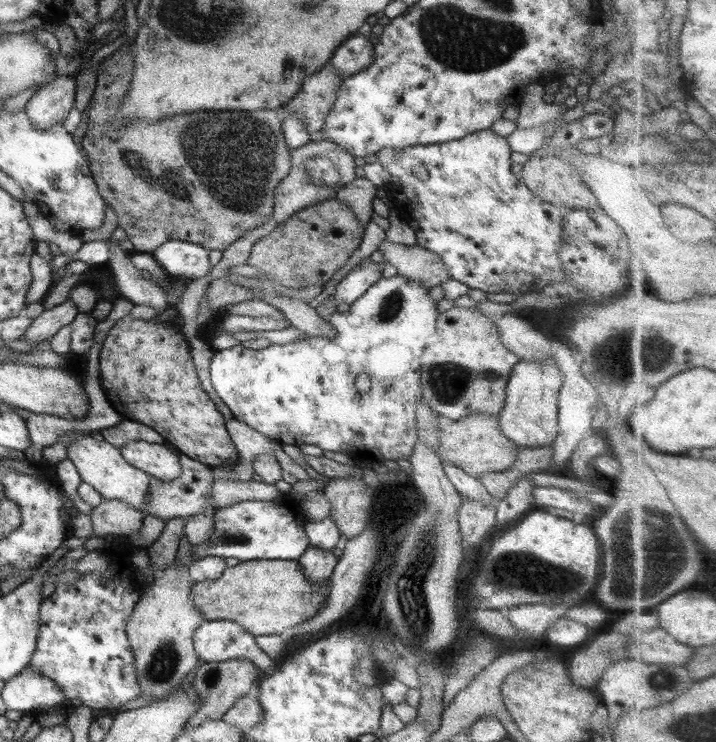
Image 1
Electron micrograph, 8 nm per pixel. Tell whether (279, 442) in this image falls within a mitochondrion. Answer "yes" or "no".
no

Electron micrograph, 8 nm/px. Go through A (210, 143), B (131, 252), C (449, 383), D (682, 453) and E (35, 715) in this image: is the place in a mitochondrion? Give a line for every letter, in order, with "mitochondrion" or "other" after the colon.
A: mitochondrion
B: other
C: mitochondrion
D: other
E: other

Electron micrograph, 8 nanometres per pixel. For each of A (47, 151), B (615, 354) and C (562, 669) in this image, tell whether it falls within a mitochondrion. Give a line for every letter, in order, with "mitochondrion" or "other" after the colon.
A: other
B: mitochondrion
C: other

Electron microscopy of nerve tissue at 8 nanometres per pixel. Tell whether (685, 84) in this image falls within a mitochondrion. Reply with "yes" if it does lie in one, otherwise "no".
no

